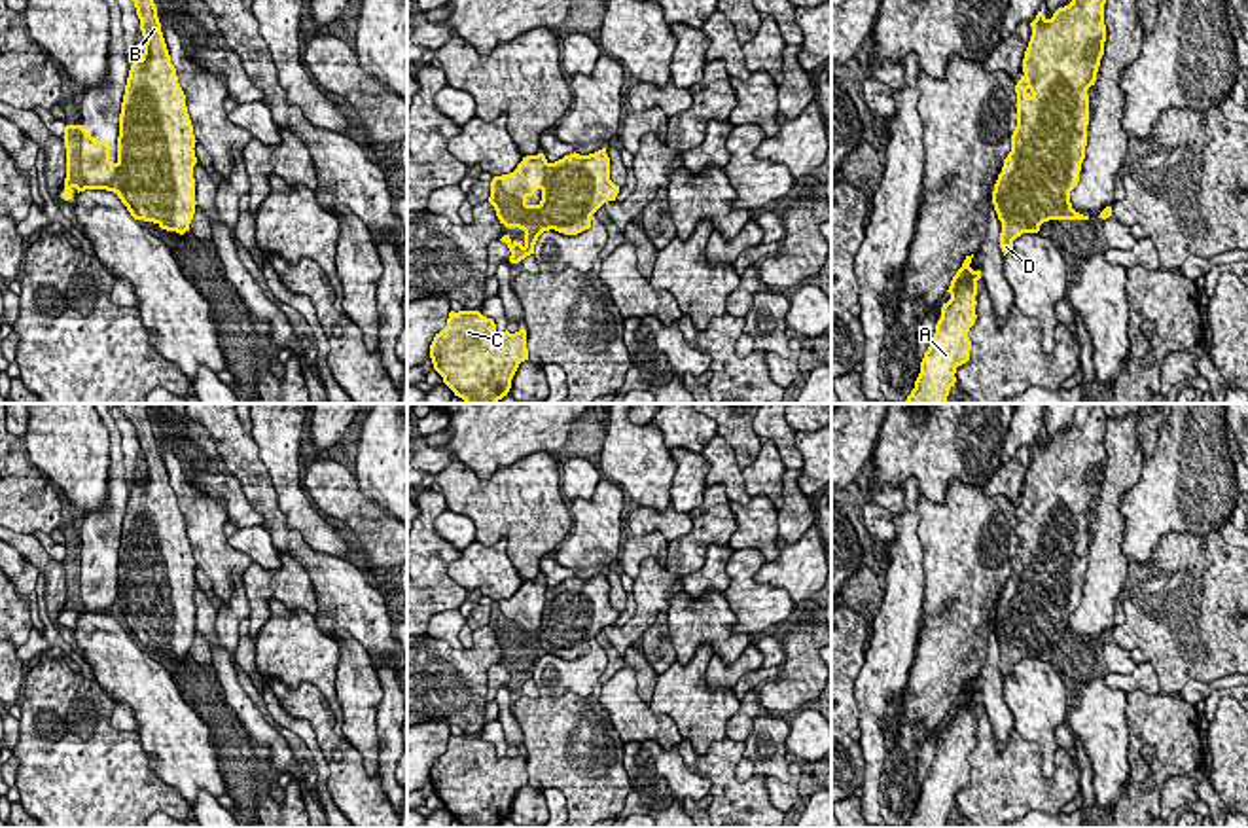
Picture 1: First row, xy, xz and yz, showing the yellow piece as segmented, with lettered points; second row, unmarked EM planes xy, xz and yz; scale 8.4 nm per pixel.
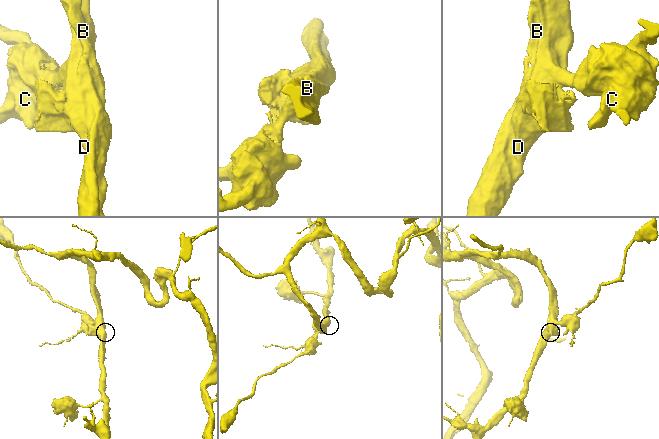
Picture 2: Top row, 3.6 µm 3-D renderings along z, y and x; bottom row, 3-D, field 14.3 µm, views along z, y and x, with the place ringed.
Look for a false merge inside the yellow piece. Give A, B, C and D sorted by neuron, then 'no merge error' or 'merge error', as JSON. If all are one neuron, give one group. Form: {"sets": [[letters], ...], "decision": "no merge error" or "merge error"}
{"sets": [["A", "B", "C", "D"]], "decision": "no merge error"}

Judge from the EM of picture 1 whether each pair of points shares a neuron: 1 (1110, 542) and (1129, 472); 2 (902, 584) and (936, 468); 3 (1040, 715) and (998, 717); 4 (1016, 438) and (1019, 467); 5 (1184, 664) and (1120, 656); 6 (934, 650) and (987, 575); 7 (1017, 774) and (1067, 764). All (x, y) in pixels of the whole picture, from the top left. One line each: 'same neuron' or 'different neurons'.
1: same neuron
2: different neurons
3: different neurons
4: different neurons
5: different neurons
6: same neuron
7: same neuron

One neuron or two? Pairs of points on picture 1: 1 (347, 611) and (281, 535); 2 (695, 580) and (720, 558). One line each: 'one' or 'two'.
1: one
2: one

